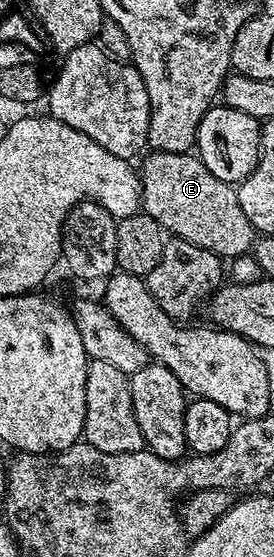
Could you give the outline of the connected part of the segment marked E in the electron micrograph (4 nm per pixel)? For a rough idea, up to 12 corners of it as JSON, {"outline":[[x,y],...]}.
{"outline":[[151,151],[141,207],[222,260],[256,233],[193,153]]}

